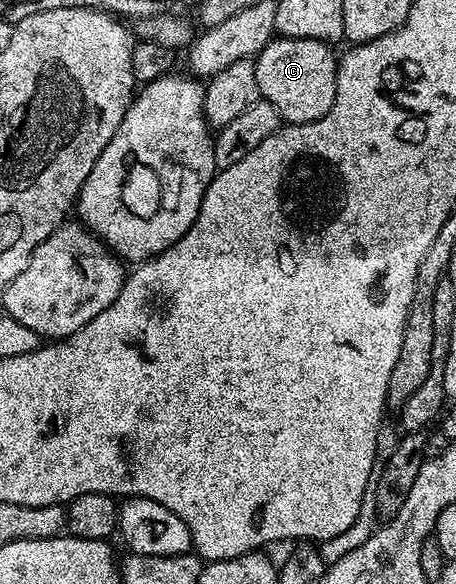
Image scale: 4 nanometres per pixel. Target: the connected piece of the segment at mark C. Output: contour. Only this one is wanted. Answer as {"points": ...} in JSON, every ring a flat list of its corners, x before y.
{"points":[[275,36,253,58,258,96,276,107,285,124,312,123,332,111,336,99,338,57,330,49,333,48,325,41]]}

